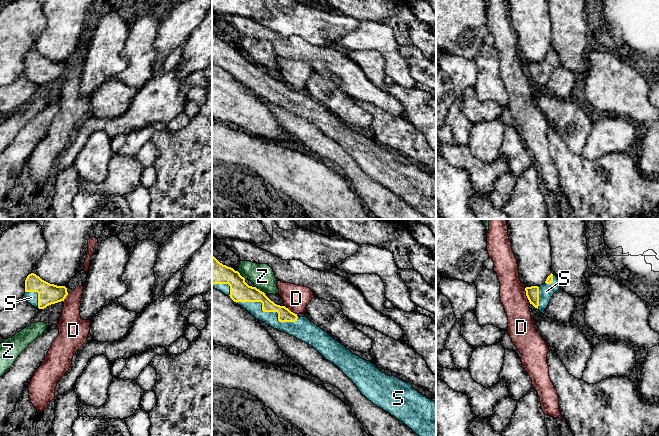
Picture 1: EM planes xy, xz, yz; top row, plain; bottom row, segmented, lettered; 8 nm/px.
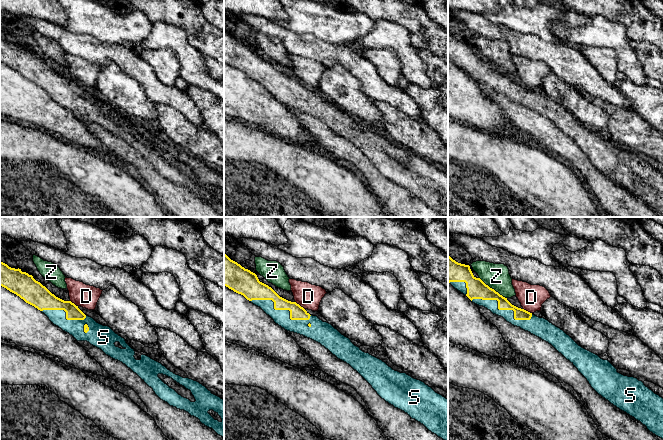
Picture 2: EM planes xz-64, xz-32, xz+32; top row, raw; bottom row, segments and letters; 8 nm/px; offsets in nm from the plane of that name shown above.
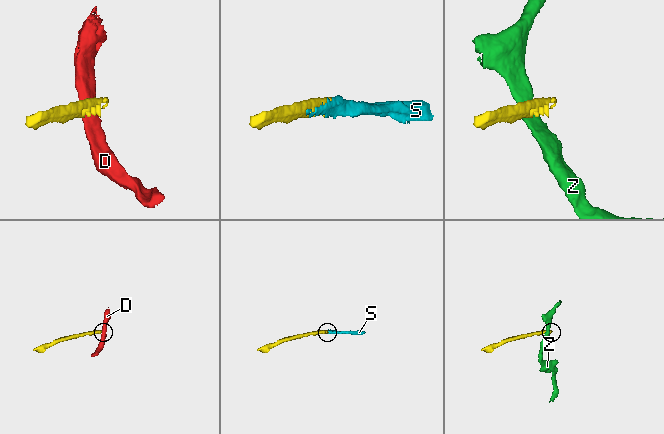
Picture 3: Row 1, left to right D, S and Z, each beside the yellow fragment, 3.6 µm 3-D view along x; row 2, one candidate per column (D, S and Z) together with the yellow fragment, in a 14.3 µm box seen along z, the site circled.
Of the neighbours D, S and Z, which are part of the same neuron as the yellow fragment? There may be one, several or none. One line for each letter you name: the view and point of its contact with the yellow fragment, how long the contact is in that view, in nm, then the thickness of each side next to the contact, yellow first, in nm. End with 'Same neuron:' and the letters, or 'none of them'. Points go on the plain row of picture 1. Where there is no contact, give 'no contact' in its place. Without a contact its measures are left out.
S: xz (267, 87) | 500 nm | 150/110 nm
Same neuron: S

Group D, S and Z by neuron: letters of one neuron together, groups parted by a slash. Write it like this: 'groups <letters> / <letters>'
groups D / S / Z

